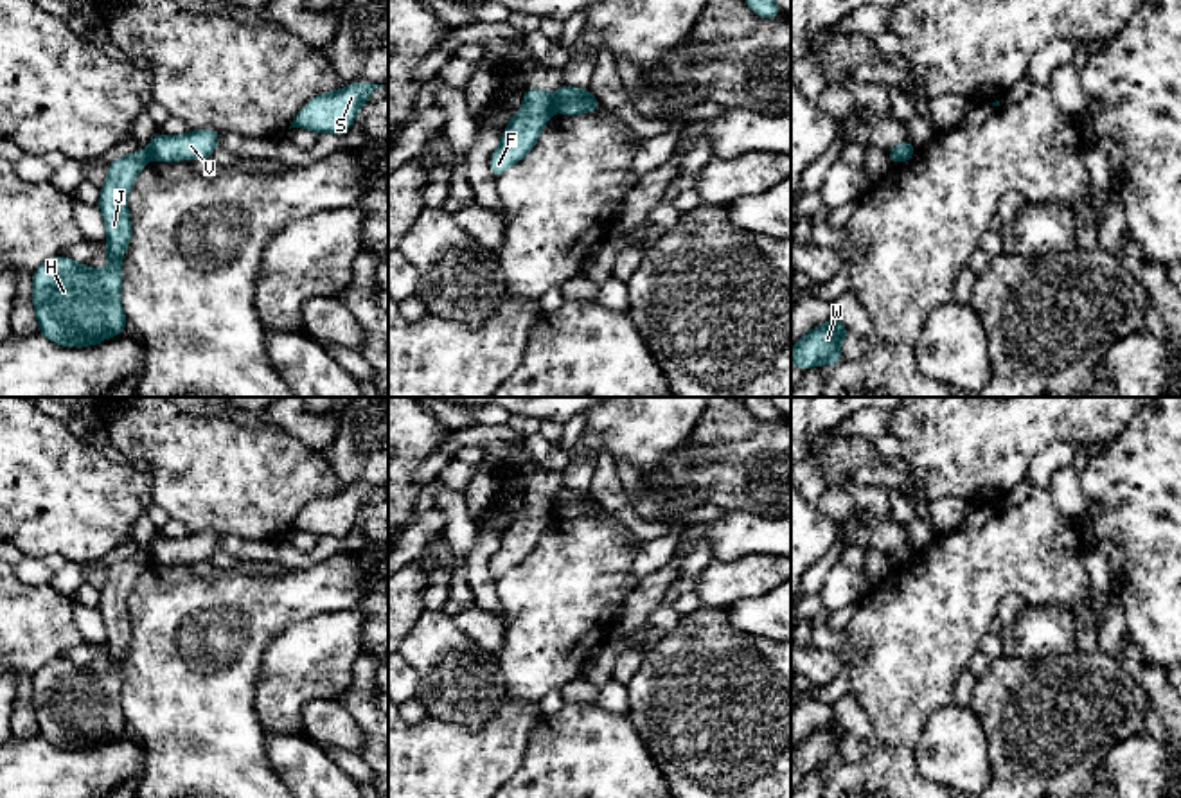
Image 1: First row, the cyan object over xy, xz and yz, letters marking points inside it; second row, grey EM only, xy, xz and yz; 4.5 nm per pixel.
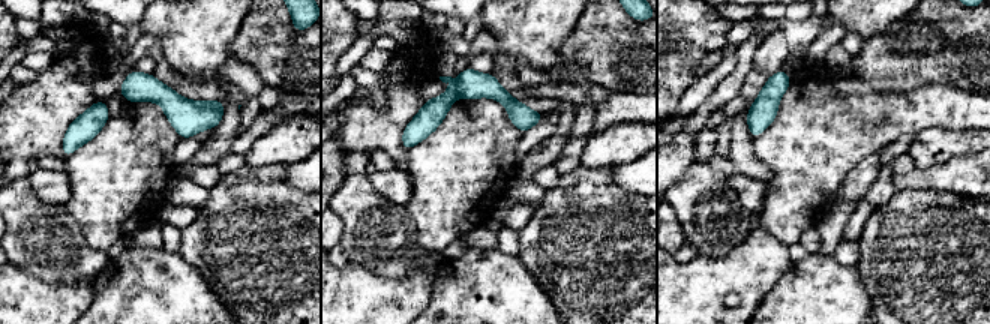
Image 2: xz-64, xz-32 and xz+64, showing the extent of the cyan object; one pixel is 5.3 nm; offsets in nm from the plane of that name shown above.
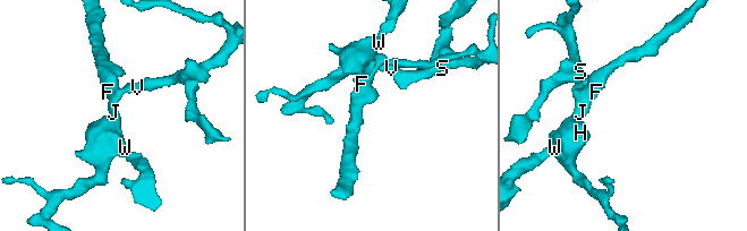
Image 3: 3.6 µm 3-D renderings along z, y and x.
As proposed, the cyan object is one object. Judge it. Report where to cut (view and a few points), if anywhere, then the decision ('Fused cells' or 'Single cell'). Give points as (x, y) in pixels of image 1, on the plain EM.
Split along xz (556, 498), (550, 511). Fused cells

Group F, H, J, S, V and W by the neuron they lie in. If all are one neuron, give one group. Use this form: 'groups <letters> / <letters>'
groups F H J W / S V

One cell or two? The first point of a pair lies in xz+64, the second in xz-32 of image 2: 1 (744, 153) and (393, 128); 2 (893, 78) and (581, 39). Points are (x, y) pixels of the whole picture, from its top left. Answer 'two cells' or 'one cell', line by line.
1: one cell
2: one cell

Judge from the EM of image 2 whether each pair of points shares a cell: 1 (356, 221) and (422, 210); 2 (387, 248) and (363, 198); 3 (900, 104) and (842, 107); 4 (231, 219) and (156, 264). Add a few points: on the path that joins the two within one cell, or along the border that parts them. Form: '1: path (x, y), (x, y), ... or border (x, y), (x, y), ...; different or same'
1: border (404, 206), (417, 230), (420, 245); different
2: path (381, 236), (363, 210); same
3: path (885, 107), (857, 107); same
4: border (179, 252), (204, 278); different

